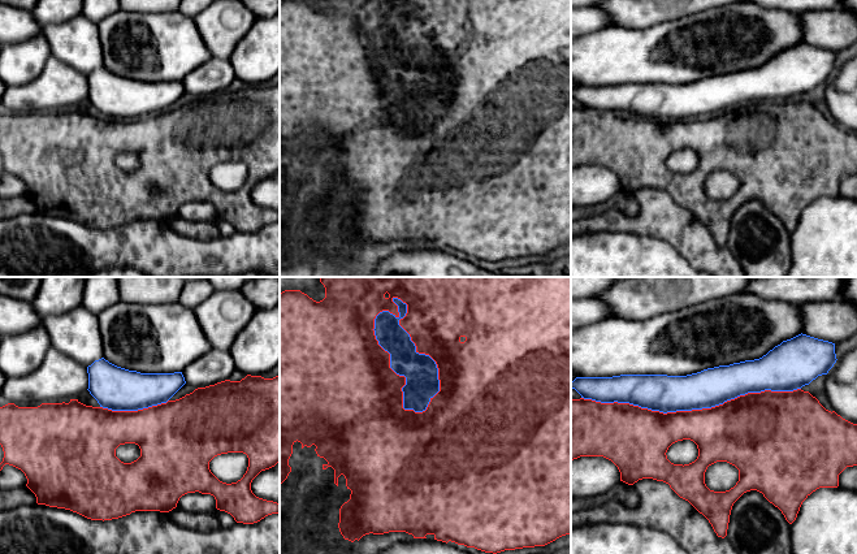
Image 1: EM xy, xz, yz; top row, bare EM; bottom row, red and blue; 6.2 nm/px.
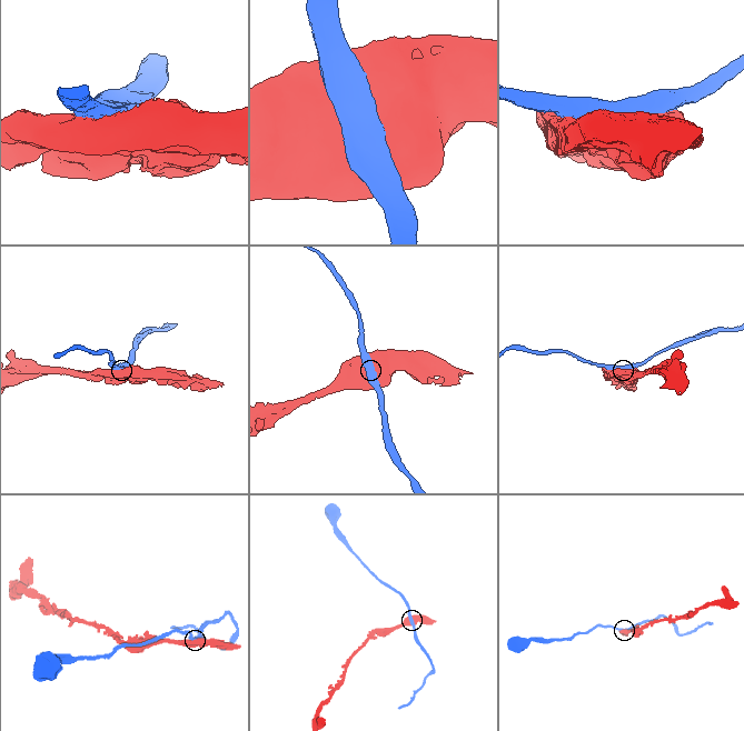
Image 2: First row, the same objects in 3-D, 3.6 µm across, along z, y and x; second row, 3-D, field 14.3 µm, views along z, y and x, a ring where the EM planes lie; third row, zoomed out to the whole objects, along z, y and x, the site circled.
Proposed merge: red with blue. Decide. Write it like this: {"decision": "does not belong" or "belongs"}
{"decision": "does not belong"}

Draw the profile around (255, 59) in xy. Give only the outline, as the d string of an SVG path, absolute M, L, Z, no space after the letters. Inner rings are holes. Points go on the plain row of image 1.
M280 13L256 18L229 61L235 78L244 83L261 85L276 75L280 72Z

